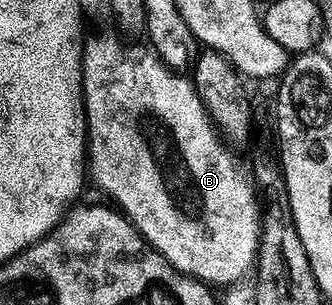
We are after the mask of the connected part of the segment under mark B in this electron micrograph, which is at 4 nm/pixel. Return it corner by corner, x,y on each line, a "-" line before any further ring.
96,40
85,43
84,46
84,117
88,123
88,149
90,174
96,178
96,184
109,196
111,203
123,212
131,224
142,233
148,245
158,250
180,272
192,276
195,280
202,280
209,286
227,286
235,284
244,271
255,265
260,251
260,209
258,196
253,185
240,174
235,164
230,160
225,143
218,137
218,133
208,118
208,111
196,92
196,86
191,79
172,71
163,60
155,55
147,54
141,60
131,60
124,53
124,48
116,40

